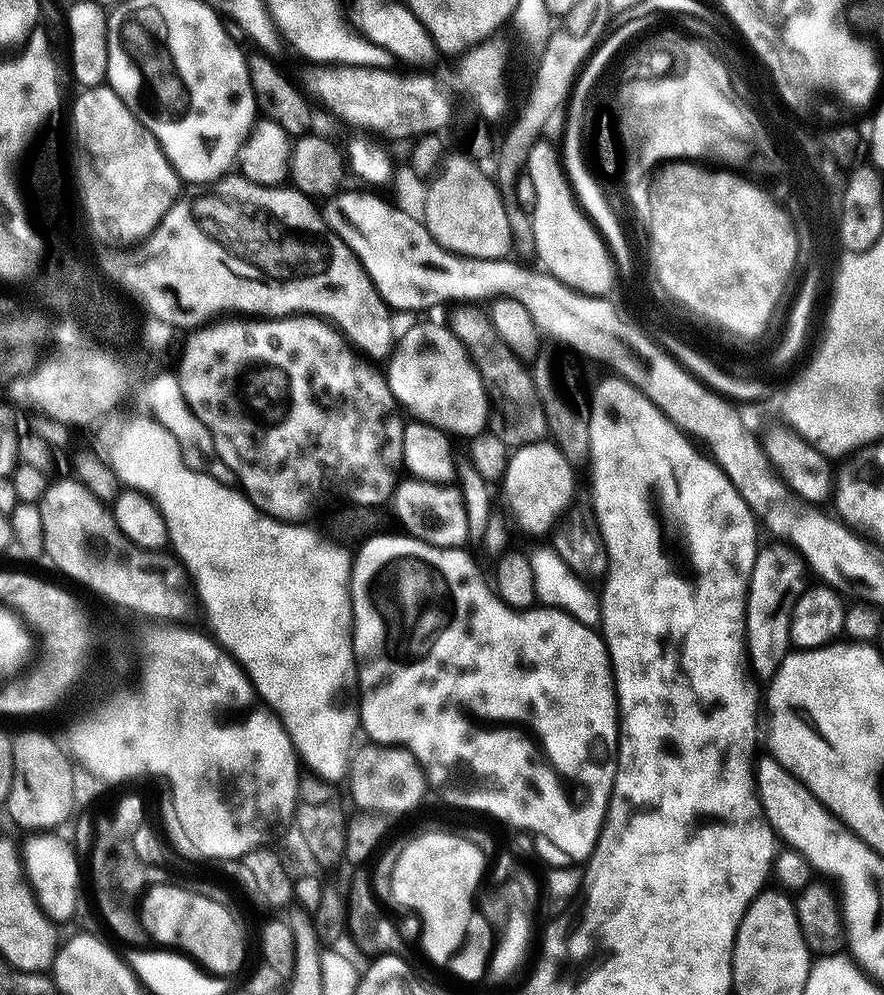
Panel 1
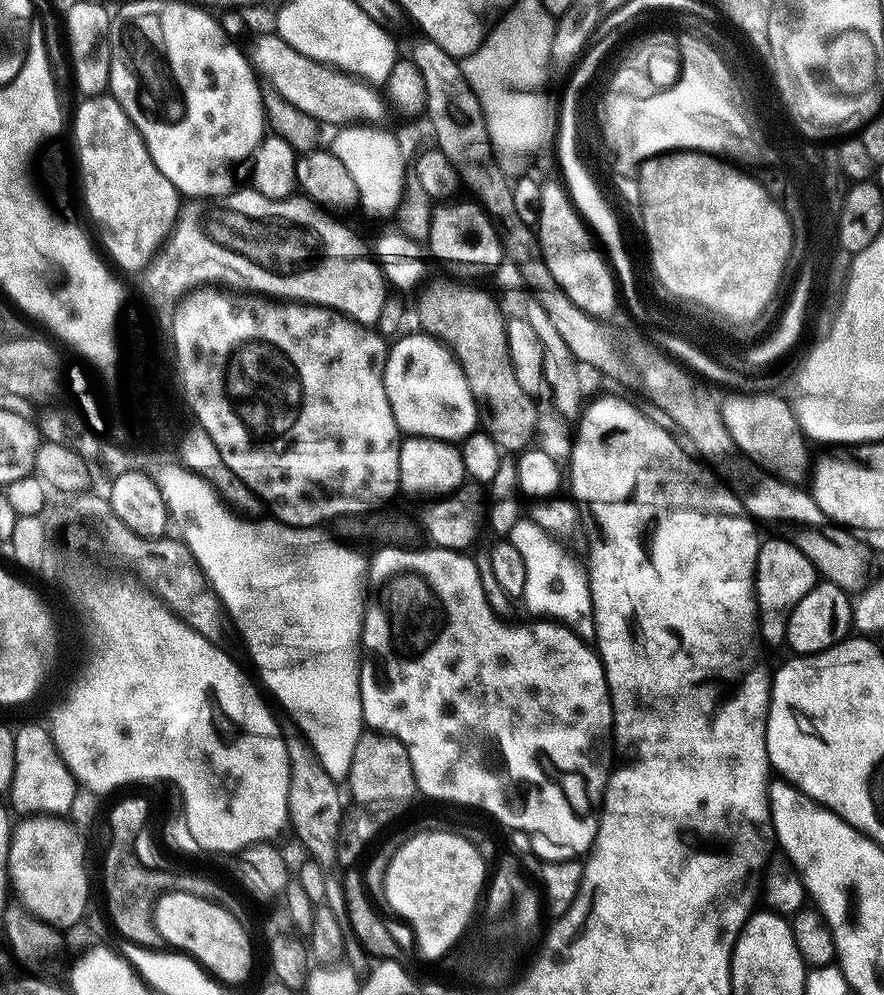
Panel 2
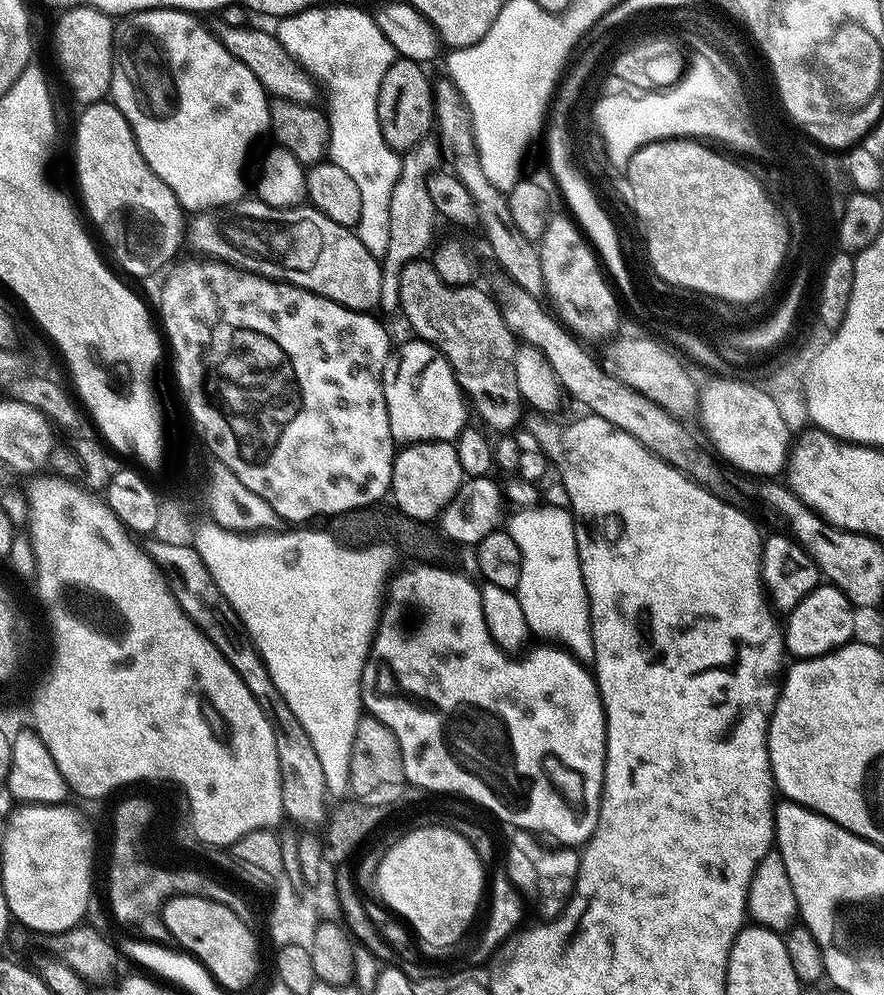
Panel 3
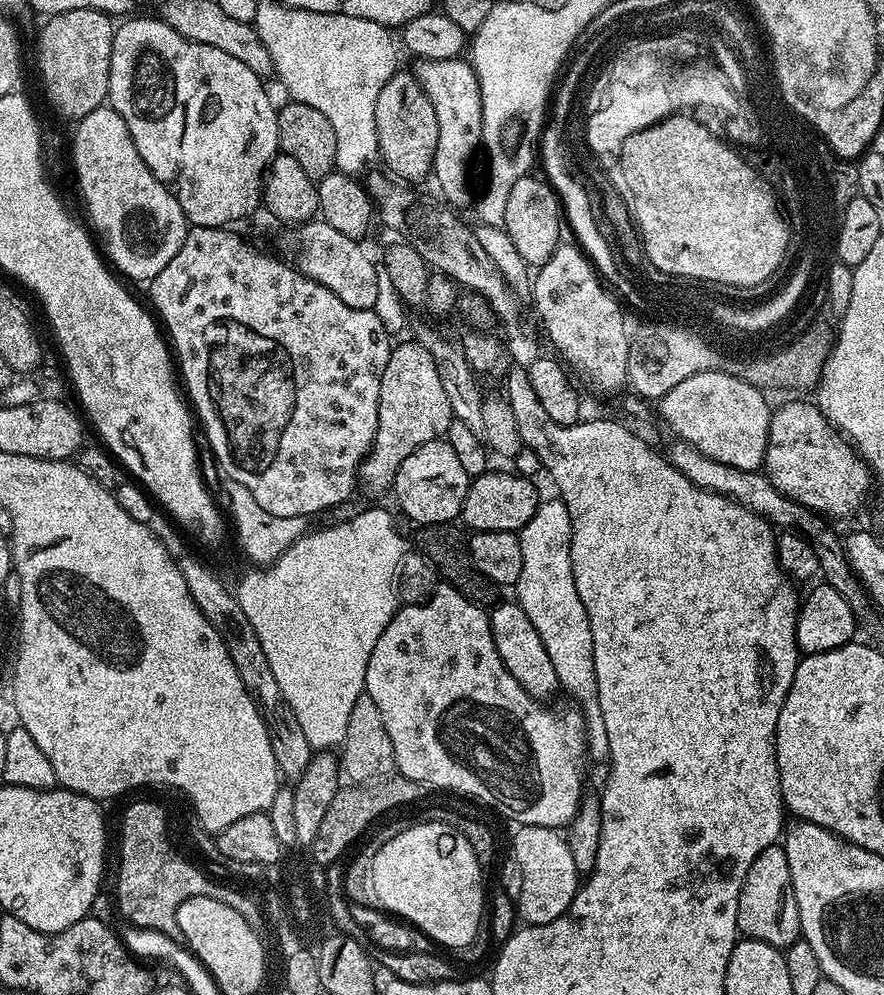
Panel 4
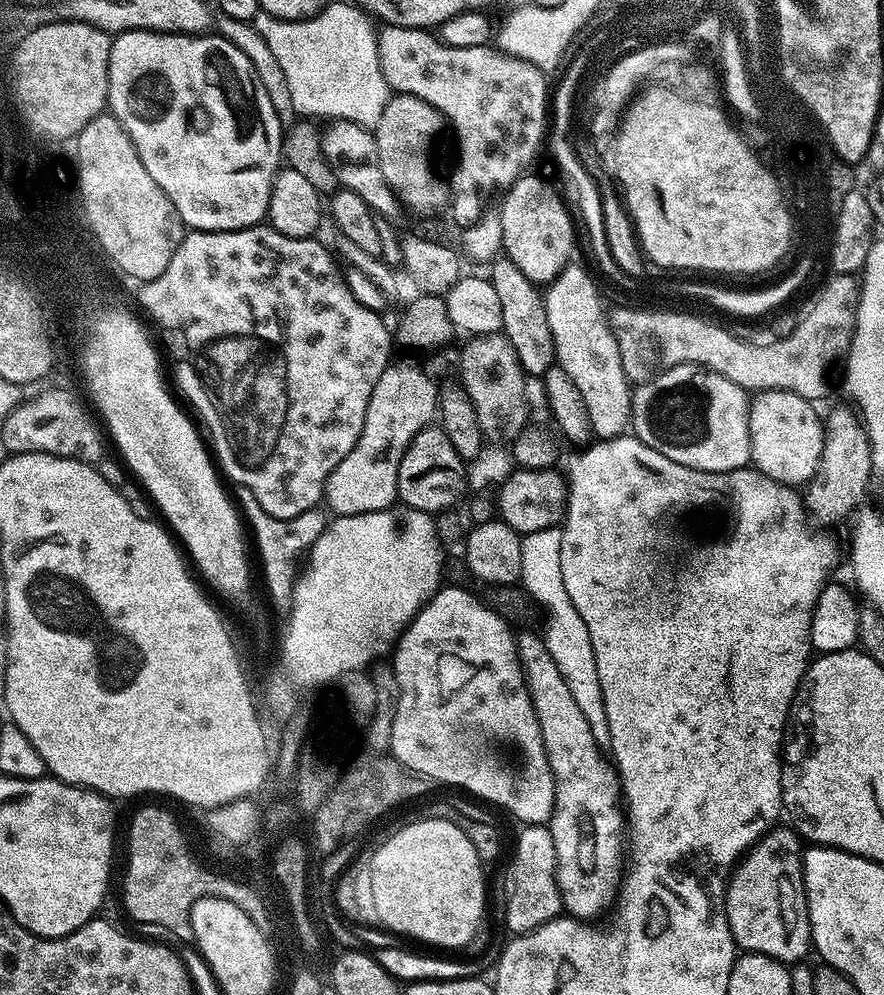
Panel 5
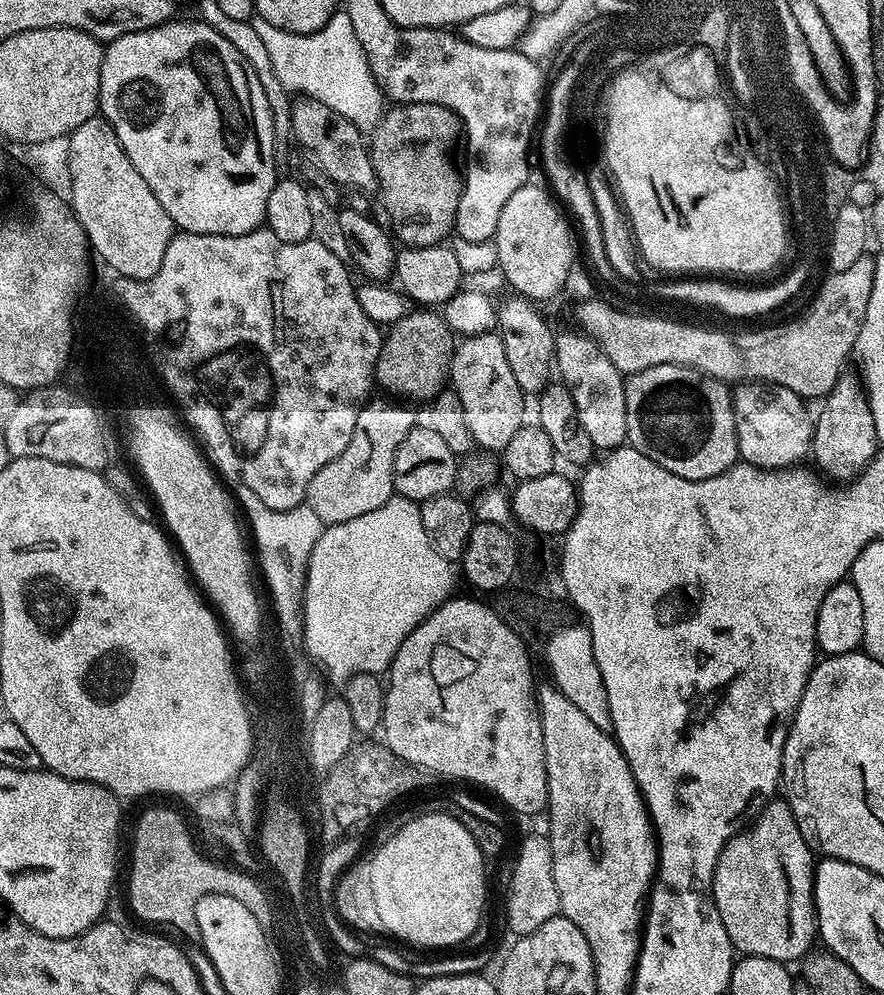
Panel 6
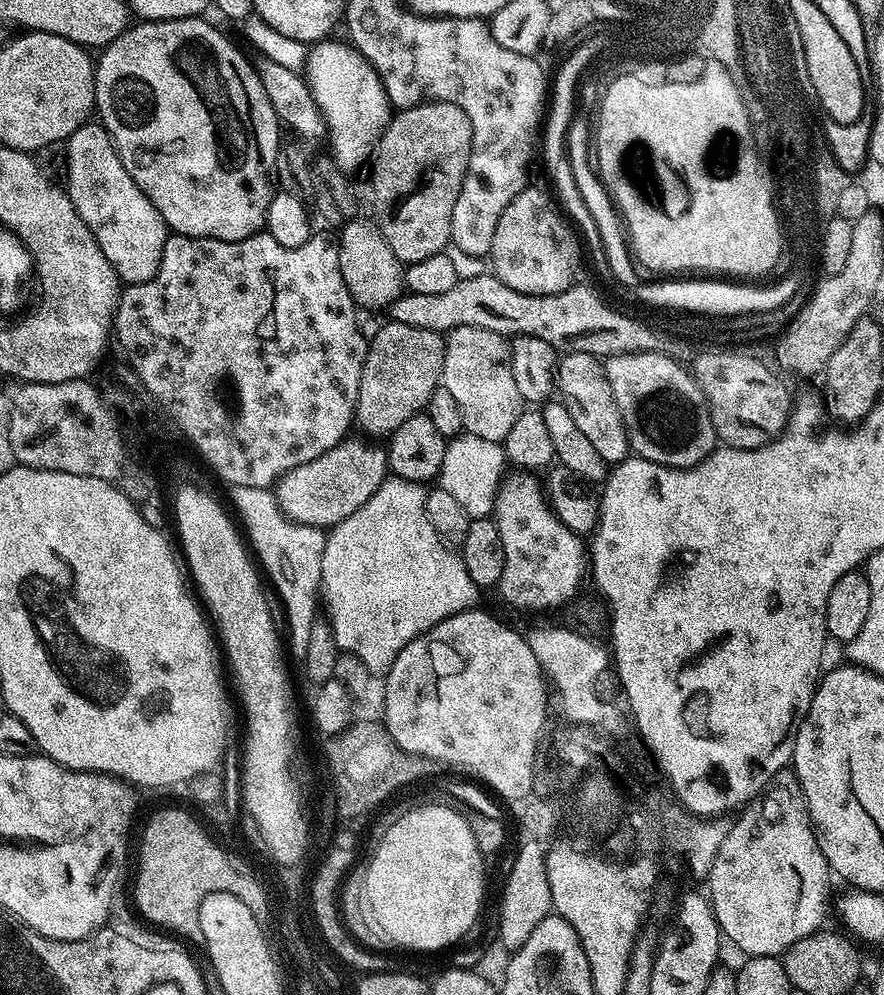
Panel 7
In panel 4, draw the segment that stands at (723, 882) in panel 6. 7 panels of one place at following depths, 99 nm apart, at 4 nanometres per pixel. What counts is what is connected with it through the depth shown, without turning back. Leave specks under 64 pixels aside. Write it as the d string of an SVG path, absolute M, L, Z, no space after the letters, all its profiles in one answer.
M779 843L754 858L754 866L750 866L738 898L736 927L747 939L761 940L781 950L787 950L795 940L801 939L798 902L790 882L790 862L786 862L786 854Z

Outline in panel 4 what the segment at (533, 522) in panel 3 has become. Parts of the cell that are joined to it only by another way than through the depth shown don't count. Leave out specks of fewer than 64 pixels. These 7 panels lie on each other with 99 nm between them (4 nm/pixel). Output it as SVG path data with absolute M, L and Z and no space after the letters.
M559 498L541 499L534 510L534 518L526 522L526 526L518 533L522 546L522 574L516 580L515 599L526 610L526 618L534 622L534 630L538 630L538 638L542 638L542 646L546 646L546 654L550 654L550 662L554 665L554 674L558 674L561 689L569 692L580 703L584 711L582 723L586 729L586 752L596 760L608 760L610 754L610 738L606 734L606 722L602 718L602 706L598 698L598 678L594 674L594 638L590 634L590 622L586 618L586 606L582 606L582 598L578 598L578 586L574 586L574 574L570 566L570 542L572 541L572 519L570 510Z

